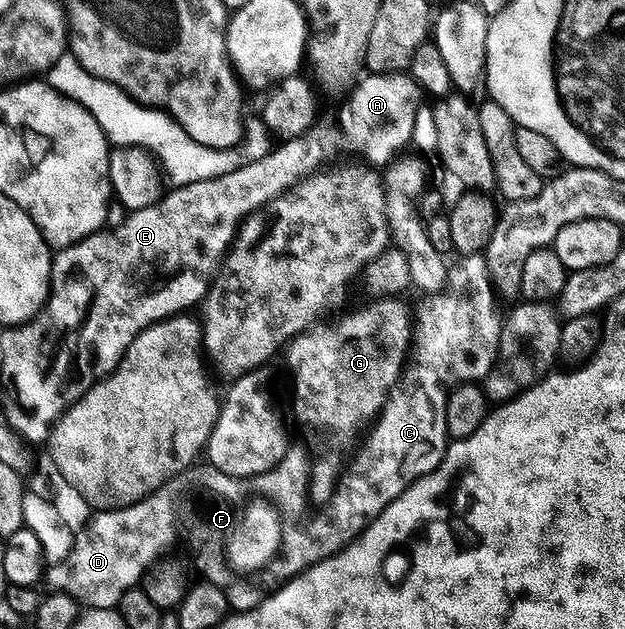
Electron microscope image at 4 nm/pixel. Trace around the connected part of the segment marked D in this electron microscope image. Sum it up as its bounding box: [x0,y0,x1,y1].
[46,494,171,608]

